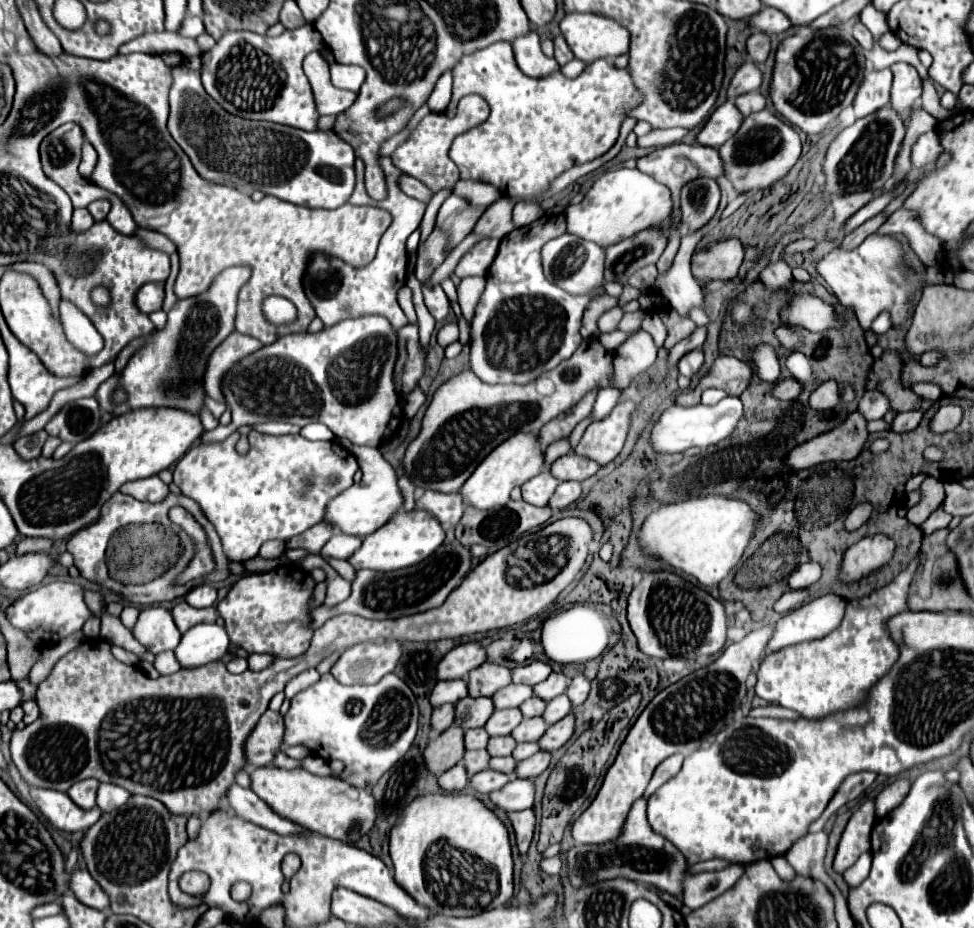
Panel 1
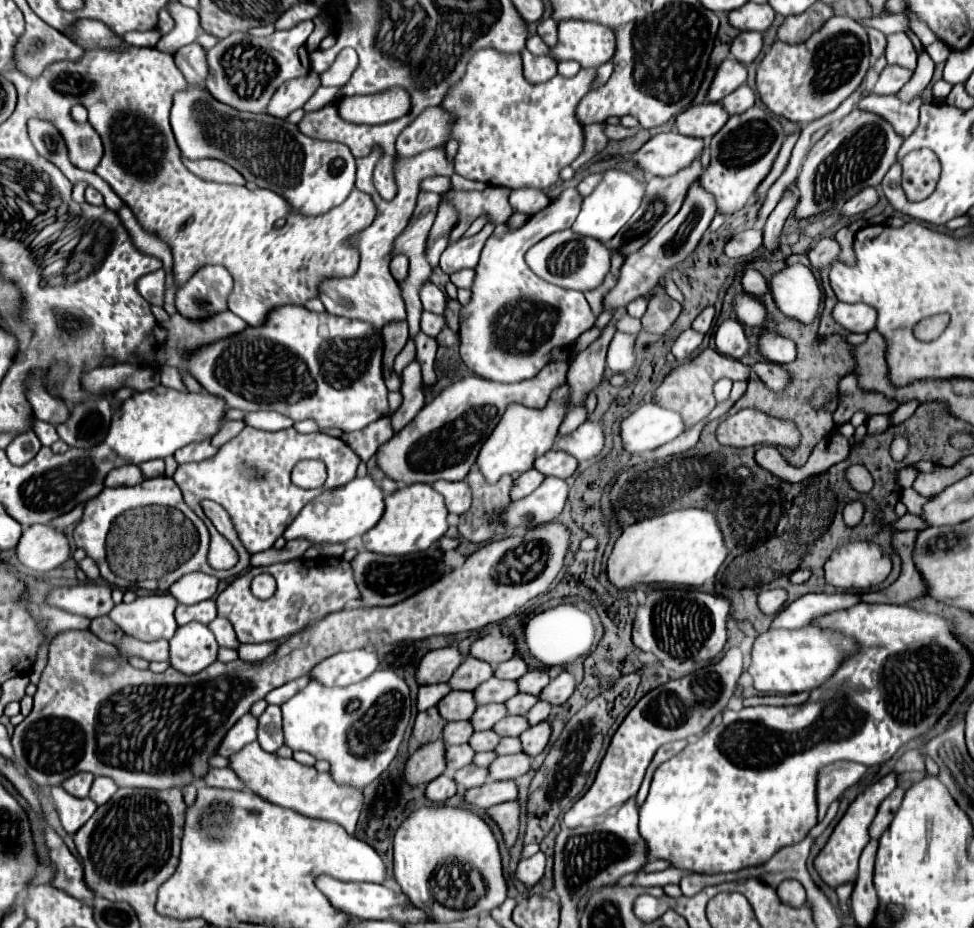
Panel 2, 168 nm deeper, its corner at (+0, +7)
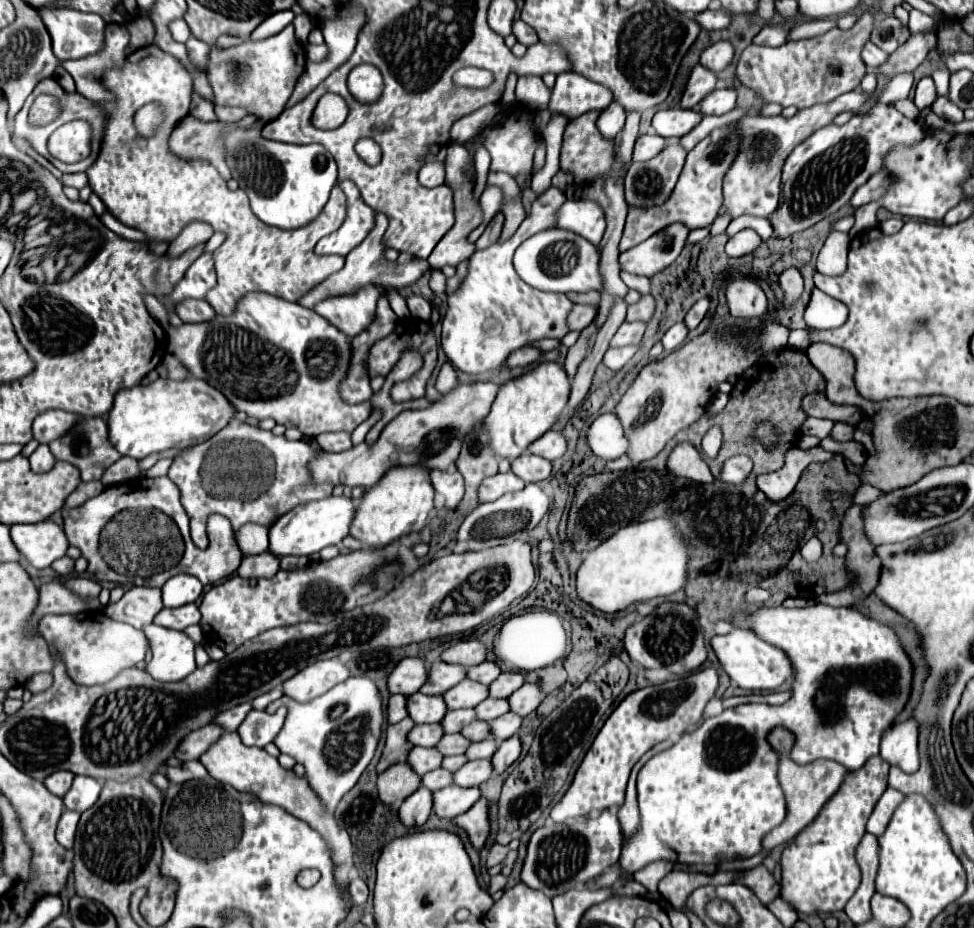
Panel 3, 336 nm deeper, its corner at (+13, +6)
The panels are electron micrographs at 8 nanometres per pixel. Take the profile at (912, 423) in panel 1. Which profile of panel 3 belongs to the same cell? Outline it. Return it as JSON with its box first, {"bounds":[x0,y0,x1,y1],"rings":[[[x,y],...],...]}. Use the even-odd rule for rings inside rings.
{"bounds":[830,422,854,442],"rings":[[[840,422],[840,424],[836,424],[836,426],[834,426],[834,430],[832,430],[832,434],[830,434],[830,436],[832,436],[834,440],[840,440],[840,442],[854,440],[854,426]]]}

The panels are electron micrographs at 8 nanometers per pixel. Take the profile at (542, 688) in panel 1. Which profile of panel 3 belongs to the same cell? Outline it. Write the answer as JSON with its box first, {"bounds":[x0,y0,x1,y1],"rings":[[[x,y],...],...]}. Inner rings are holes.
{"bounds":[490,672,524,698],"rings":[[[502,672],[496,682],[490,684],[490,696],[492,698],[508,698],[512,692],[516,692],[524,684],[524,676],[518,672]]]}

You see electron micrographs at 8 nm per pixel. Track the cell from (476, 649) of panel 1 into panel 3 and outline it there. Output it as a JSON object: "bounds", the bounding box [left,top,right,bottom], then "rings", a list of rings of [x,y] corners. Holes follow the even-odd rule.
{"bounds":[388,658,428,696],"rings":[[[404,658],[388,678],[390,694],[412,696],[428,680],[428,664],[422,658]]]}

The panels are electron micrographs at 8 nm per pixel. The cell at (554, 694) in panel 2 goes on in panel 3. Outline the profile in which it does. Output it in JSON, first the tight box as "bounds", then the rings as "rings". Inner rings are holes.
{"bounds":[510,684,544,716],"rings":[[[524,684],[520,690],[516,690],[516,694],[512,694],[510,698],[510,710],[520,714],[520,716],[528,716],[530,712],[534,712],[540,702],[544,700],[544,692],[540,684]]]}

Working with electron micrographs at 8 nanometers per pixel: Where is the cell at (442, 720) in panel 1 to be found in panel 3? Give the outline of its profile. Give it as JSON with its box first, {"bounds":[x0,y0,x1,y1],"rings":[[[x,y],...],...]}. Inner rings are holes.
{"bounds":[378,718,416,772],"rings":[[[404,718],[402,722],[388,726],[388,730],[386,730],[386,746],[384,746],[380,764],[378,764],[378,772],[384,772],[388,766],[404,762],[408,758],[410,750],[414,748],[408,742],[408,732],[412,730],[412,726],[416,726],[412,718]]]}

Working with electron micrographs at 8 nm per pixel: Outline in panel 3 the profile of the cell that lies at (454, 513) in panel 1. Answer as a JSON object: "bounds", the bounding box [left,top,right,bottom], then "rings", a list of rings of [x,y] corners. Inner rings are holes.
{"bounds":[430,468,464,510],"rings":[[[456,468],[446,470],[446,472],[432,470],[430,480],[432,480],[434,490],[440,496],[444,496],[444,506],[448,510],[454,510],[460,504],[462,496],[464,496],[464,480],[460,478],[460,472]]]}

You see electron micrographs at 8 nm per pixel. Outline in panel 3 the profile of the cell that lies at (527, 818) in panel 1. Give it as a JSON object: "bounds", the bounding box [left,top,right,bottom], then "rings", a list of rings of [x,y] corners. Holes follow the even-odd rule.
{"bounds":[452,798,490,850],"rings":[[[480,798],[480,802],[476,802],[476,806],[472,806],[472,810],[460,814],[458,818],[452,820],[454,824],[458,824],[460,828],[464,828],[470,836],[470,842],[476,850],[482,850],[488,834],[490,834],[490,814],[488,814],[488,800]]]}

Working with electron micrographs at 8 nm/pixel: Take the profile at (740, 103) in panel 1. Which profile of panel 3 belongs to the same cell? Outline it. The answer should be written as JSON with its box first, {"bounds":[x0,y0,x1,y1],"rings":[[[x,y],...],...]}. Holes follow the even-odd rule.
{"bounds":[698,88,736,116],"rings":[[[718,88],[718,90],[714,90],[712,94],[708,94],[708,96],[698,104],[698,110],[700,110],[702,114],[720,116],[720,114],[730,112],[734,106],[736,106],[736,90]]]}

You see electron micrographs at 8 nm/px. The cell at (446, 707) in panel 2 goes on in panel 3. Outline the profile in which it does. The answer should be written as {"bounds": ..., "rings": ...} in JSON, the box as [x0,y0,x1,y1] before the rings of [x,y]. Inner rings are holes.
{"bounds":[408,692,448,724],"rings":[[[416,692],[408,698],[408,716],[416,724],[442,722],[446,712],[448,712],[448,708],[446,708],[442,696],[426,696],[422,692]]]}

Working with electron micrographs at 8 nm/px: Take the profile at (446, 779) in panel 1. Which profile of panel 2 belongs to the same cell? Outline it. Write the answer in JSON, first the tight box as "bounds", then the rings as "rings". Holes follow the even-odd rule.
{"bounds":[425,775,457,803],"rings":[[[439,775],[427,785],[425,797],[429,797],[429,801],[433,803],[445,803],[449,797],[455,795],[455,791],[457,791],[455,781],[449,775]]]}

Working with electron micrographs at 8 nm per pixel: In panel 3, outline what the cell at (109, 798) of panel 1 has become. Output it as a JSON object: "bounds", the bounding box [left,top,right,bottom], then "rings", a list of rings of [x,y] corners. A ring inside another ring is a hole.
{"bounds":[64,776,102,812],"rings":[[[76,776],[72,788],[64,796],[64,806],[70,810],[84,812],[98,800],[100,790],[102,790],[102,784],[98,780],[88,776]]]}

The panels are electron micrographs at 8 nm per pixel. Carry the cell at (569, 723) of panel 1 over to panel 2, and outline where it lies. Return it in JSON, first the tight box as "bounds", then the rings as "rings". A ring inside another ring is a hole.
{"bounds":[519,721,551,757],"rings":[[[547,721],[529,727],[529,729],[527,729],[525,733],[521,733],[521,737],[519,737],[519,739],[521,739],[523,753],[529,755],[529,757],[539,755],[539,753],[545,749],[545,745],[547,745],[549,735],[551,735],[551,727],[549,727]]]}

